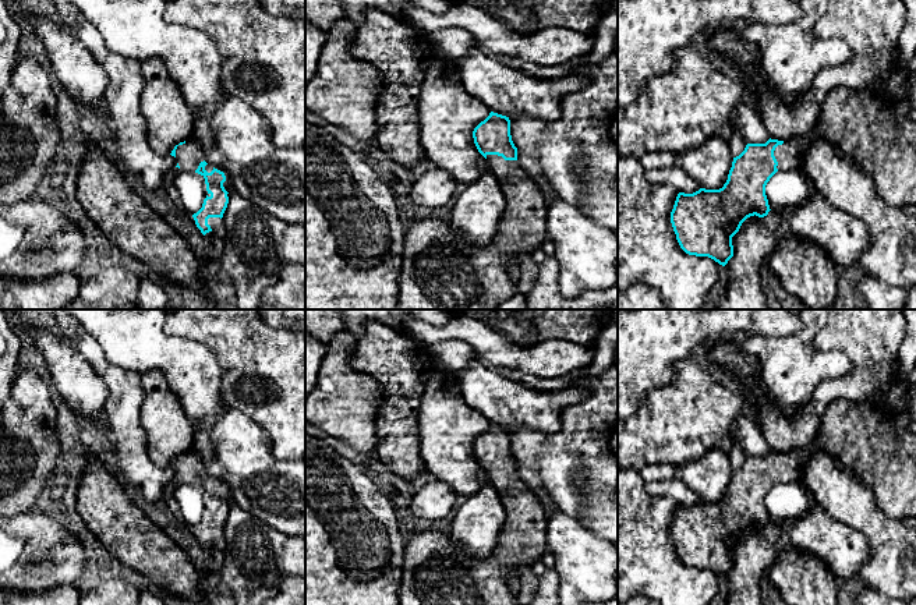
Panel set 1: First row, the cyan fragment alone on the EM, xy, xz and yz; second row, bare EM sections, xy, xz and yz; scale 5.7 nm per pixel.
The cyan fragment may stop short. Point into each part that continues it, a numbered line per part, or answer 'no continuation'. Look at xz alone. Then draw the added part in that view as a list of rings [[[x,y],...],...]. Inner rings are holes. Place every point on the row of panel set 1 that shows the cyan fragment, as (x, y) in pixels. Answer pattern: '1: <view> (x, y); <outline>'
1: xz (441, 269); [[[487,155],[487,160],[498,174],[505,192],[502,213],[494,240],[488,245],[475,245],[457,231],[450,217],[427,216],[406,226],[402,266],[397,277],[396,309],[496,309],[503,301],[517,294],[517,284],[510,279],[509,263],[521,255],[530,256],[547,240],[547,194],[542,181],[533,180],[516,160],[505,160],[498,155]]]

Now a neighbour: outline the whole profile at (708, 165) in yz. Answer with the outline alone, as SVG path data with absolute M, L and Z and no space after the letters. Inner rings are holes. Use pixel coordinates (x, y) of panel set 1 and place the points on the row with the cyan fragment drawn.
M712 137L700 148L686 151L678 158L699 187L705 190L722 188L733 162L729 142L722 137Z

